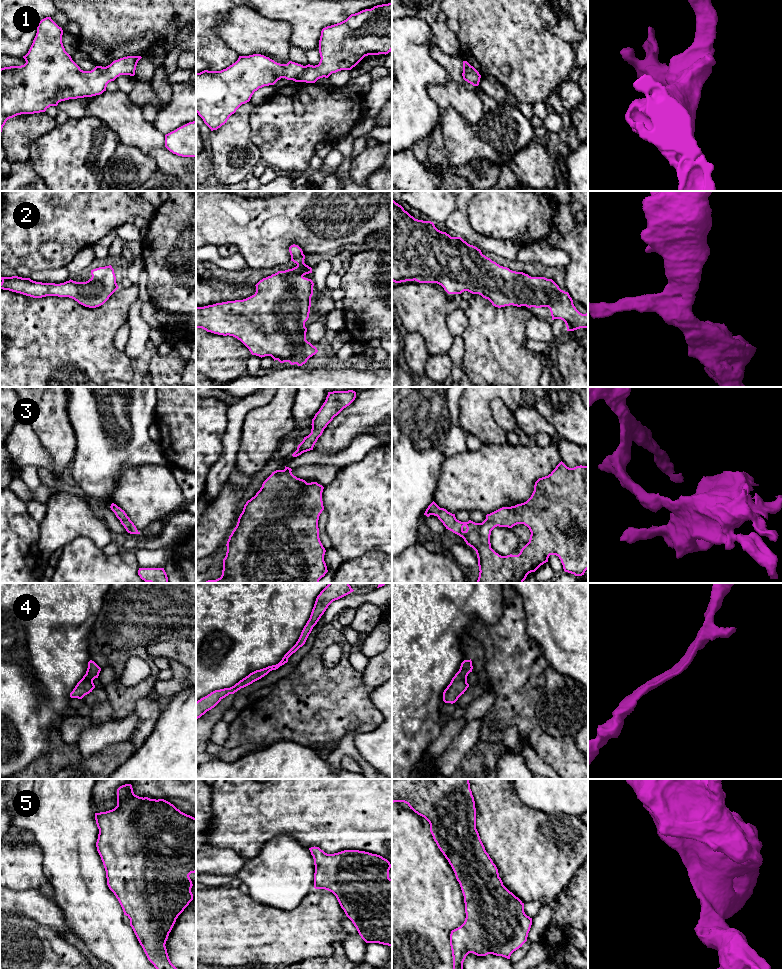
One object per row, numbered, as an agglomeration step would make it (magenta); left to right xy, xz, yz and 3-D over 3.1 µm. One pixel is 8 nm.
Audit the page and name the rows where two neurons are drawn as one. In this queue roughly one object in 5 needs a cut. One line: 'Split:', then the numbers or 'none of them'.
Split: none of them

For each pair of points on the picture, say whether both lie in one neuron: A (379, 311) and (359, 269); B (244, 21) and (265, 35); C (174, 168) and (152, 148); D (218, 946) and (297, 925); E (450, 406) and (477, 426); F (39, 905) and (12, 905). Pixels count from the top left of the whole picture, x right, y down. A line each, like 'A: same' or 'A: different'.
A: same
B: same
C: same
D: same
E: different
F: same

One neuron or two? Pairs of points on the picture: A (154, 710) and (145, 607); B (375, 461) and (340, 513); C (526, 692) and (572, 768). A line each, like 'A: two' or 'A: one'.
A: two
B: one
C: one

